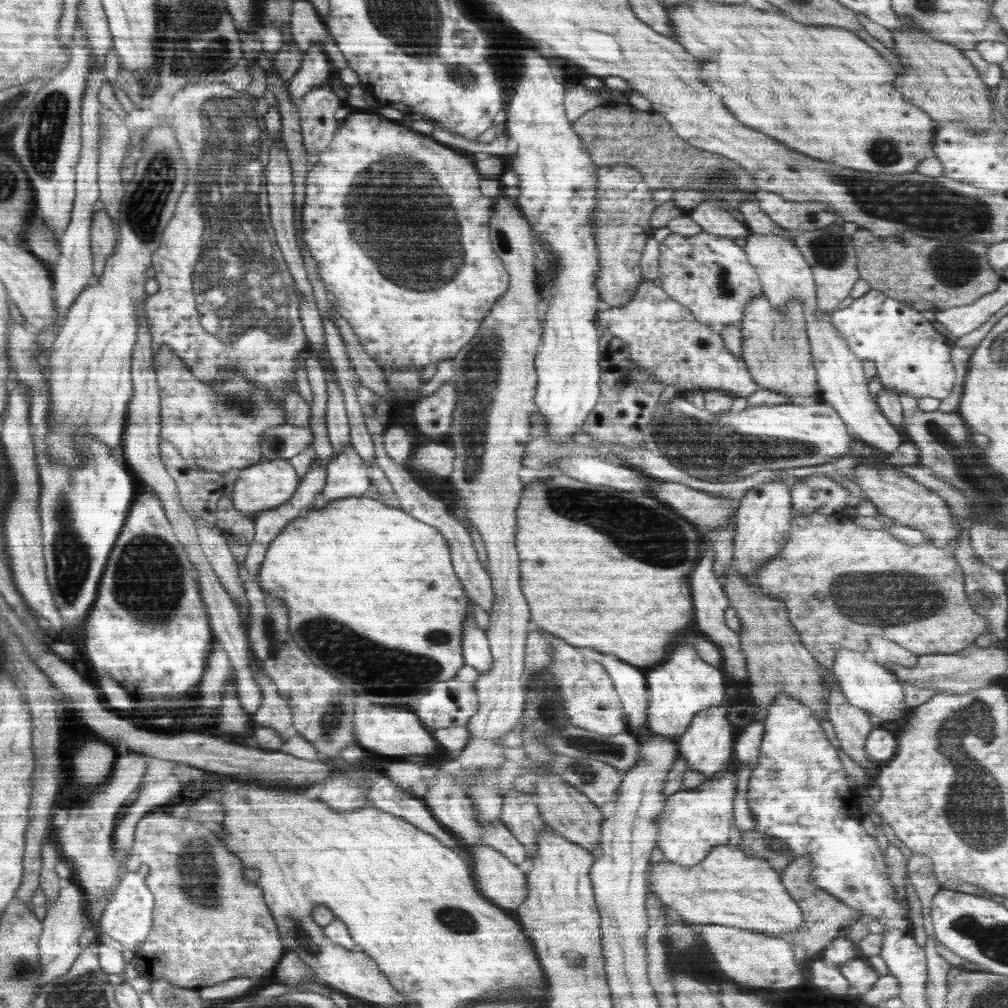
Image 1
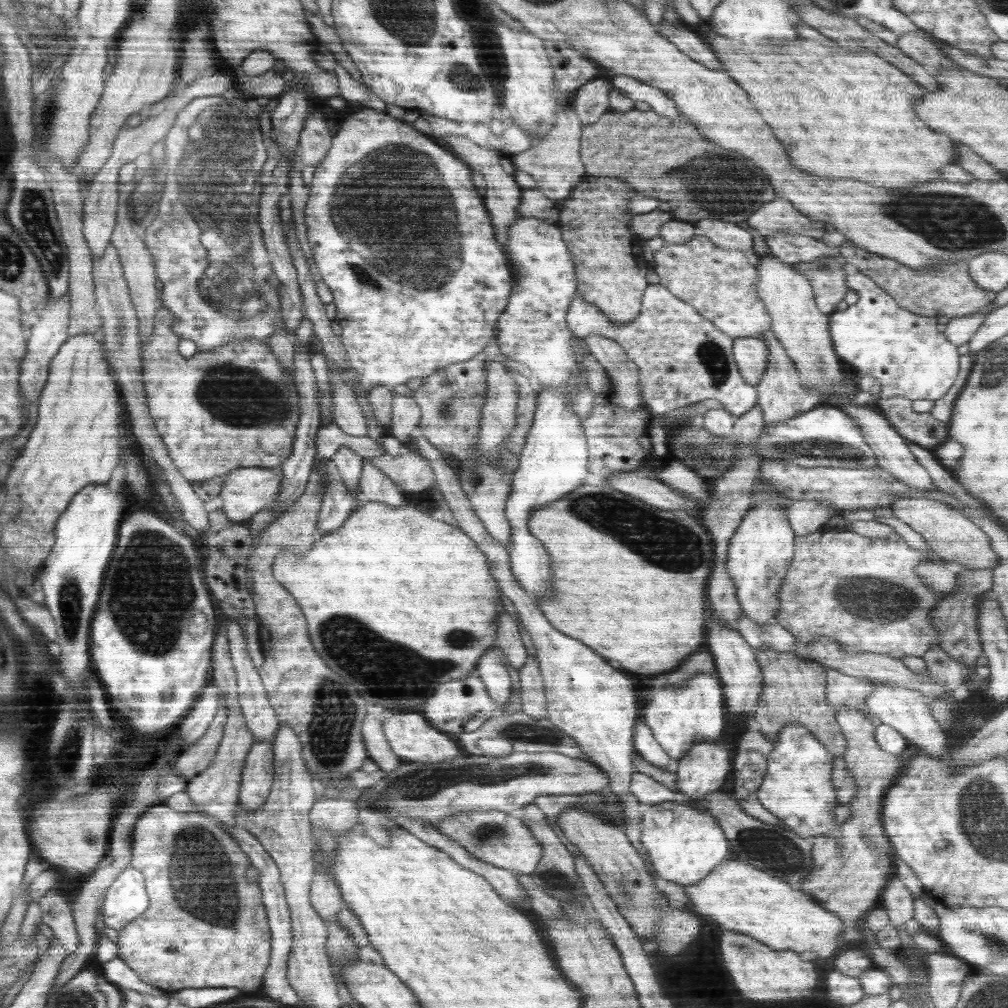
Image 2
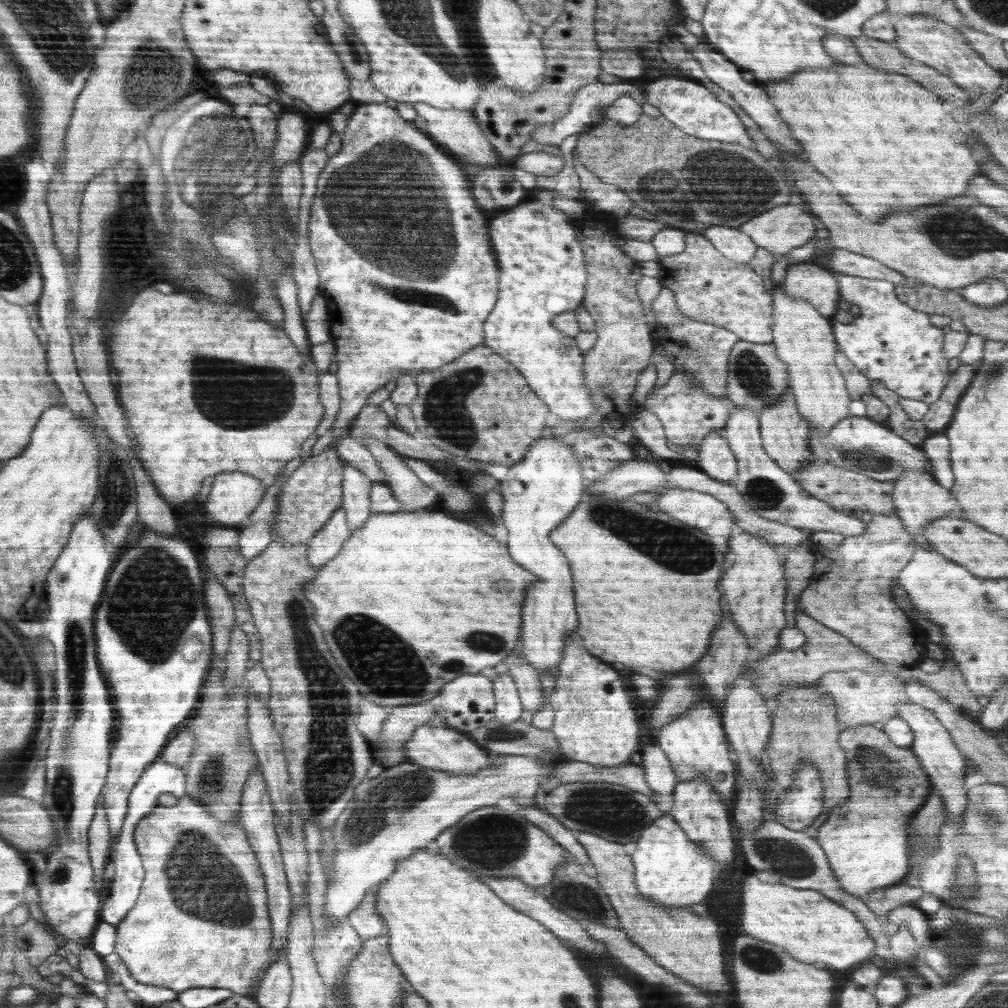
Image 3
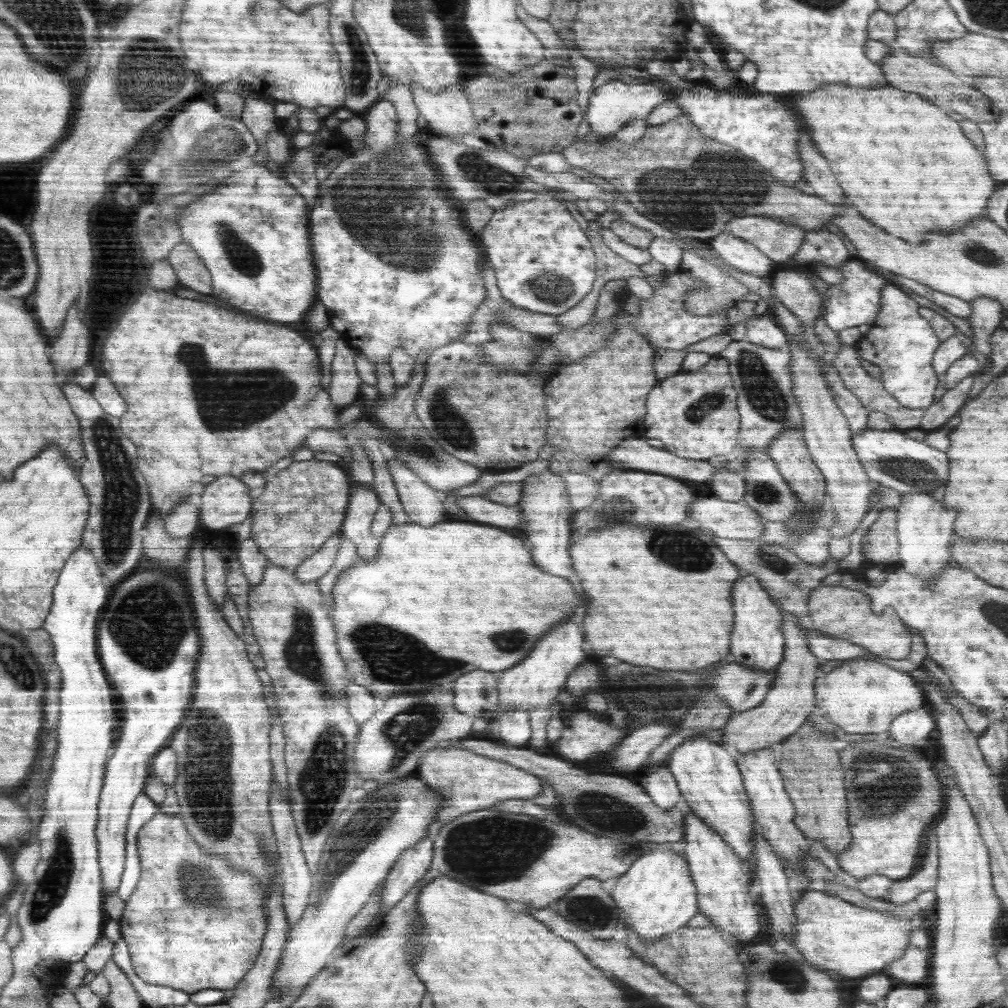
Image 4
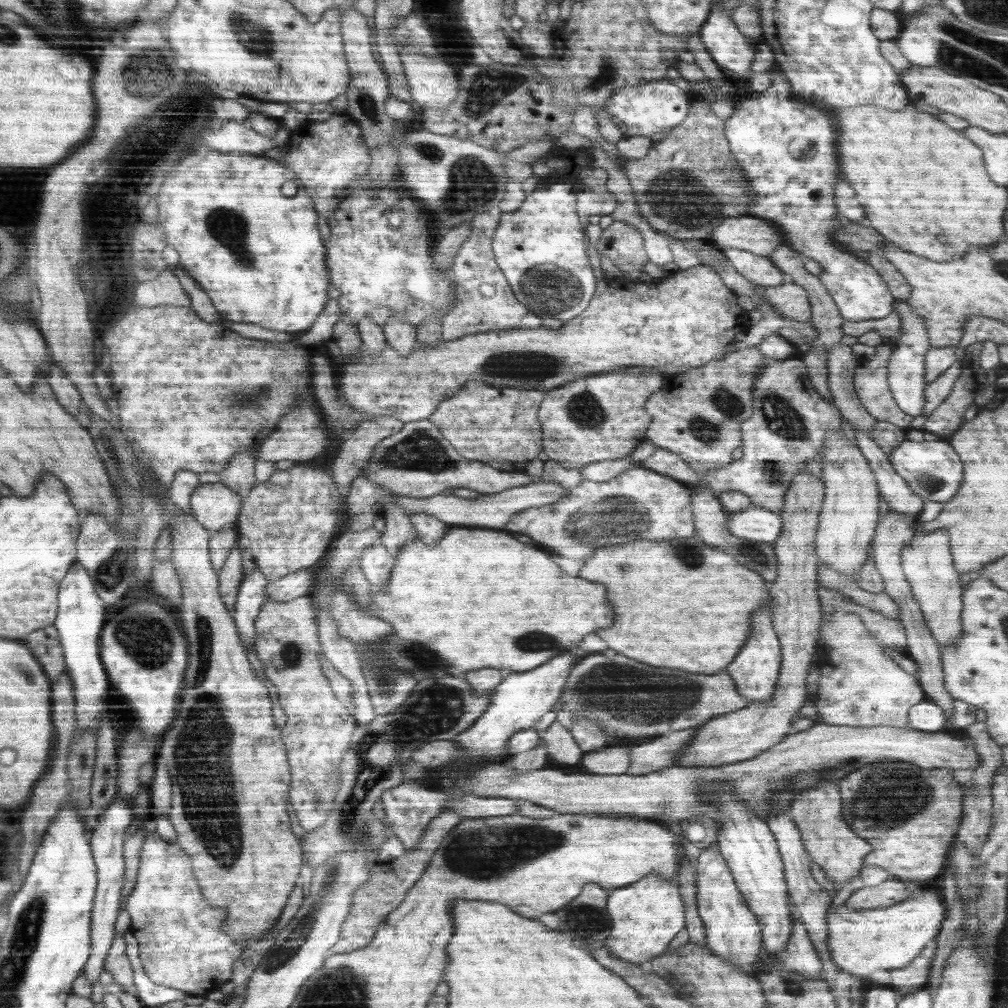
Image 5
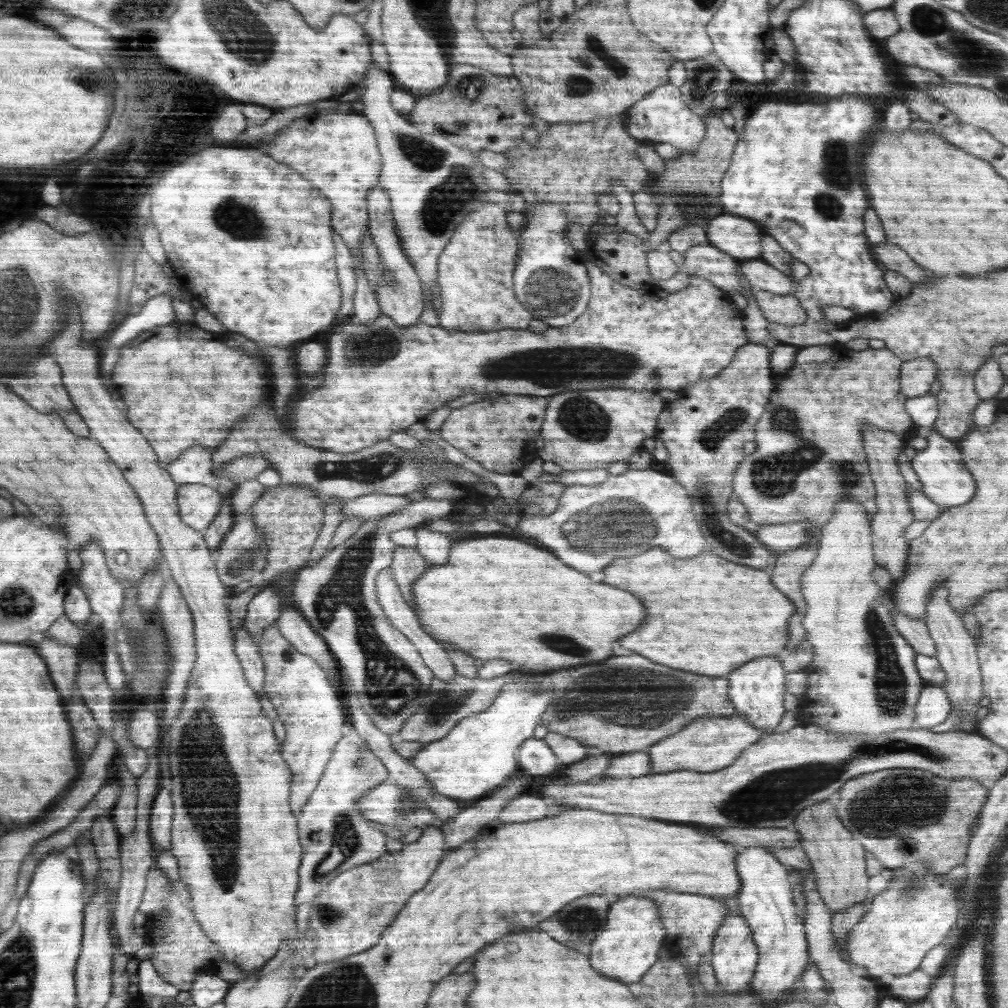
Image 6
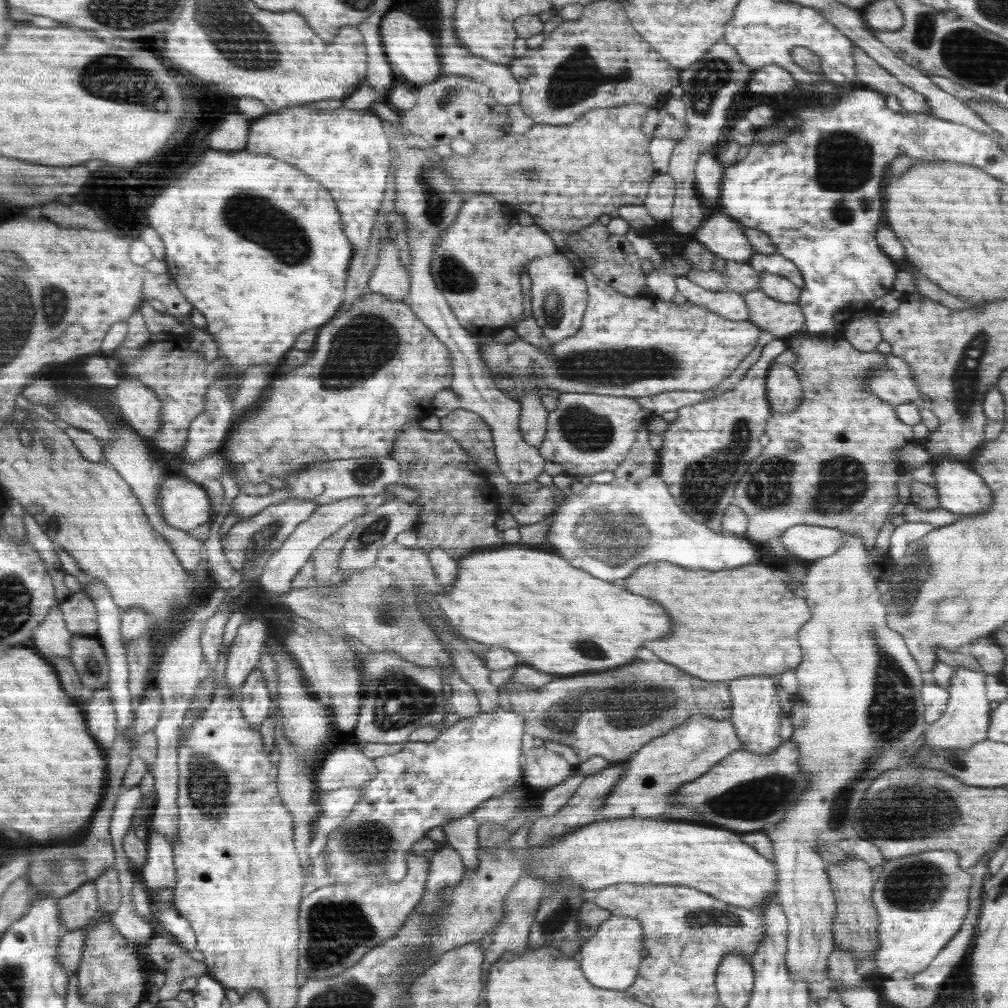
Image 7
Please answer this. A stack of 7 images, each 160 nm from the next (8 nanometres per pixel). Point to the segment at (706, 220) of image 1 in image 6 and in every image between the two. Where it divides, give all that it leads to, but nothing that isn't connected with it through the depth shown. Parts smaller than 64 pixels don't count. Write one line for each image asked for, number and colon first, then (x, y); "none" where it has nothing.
2: (730, 236)
3: (730, 242)
4: (736, 252)
5: (757, 269)
6: (761, 275)

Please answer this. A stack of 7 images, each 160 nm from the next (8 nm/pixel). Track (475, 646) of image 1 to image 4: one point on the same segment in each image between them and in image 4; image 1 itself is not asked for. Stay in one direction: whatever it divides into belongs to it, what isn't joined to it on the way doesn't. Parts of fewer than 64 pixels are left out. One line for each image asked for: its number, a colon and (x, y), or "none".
2: (491, 669)
3: (508, 707)
4: (513, 727)

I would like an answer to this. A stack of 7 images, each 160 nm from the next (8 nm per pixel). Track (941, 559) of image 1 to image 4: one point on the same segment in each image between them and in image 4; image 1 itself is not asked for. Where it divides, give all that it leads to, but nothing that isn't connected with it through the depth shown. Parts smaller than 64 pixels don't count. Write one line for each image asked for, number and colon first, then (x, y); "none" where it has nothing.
2: (864, 593)
3: (849, 592)
4: (845, 613)

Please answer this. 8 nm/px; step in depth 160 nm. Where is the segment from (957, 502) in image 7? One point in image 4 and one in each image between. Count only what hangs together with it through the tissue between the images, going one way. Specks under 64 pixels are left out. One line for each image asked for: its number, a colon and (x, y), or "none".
4: (888, 457)
5: (931, 469)
6: (943, 478)

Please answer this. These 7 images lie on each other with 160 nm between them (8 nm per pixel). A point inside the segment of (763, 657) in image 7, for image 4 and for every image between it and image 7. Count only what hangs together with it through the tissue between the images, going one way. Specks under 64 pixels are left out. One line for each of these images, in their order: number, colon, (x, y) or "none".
4: (660, 597)
5: (659, 588)
6: (707, 615)

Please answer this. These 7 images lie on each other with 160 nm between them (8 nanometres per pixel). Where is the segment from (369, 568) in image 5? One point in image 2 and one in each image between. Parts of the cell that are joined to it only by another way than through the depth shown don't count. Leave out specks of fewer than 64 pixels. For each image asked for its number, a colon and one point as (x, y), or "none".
2: (346, 462)
3: (356, 485)
4: (363, 502)

